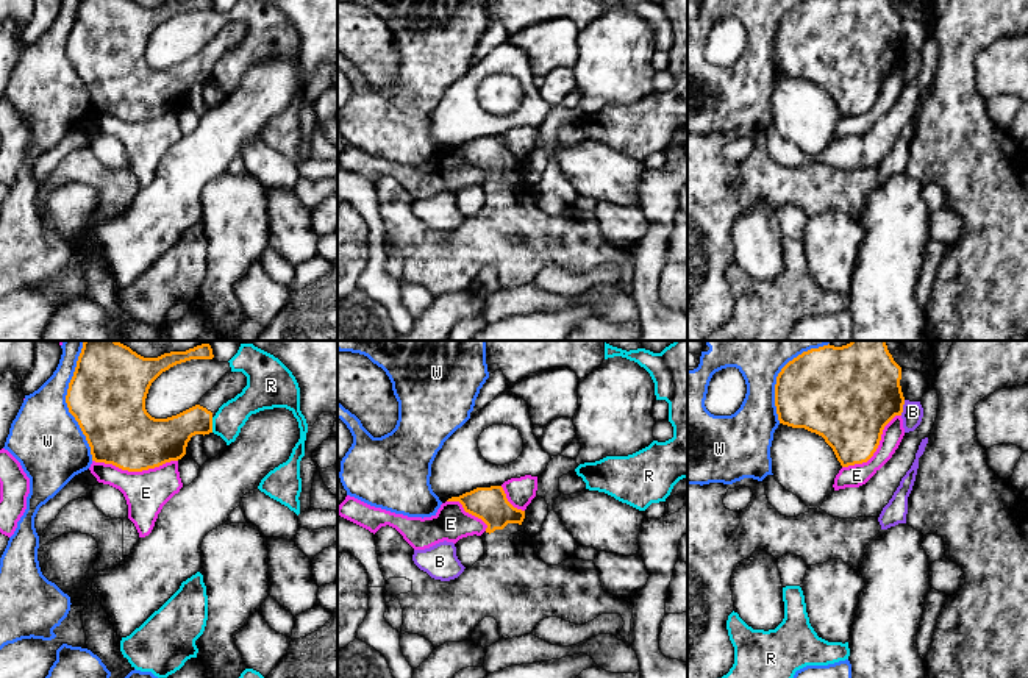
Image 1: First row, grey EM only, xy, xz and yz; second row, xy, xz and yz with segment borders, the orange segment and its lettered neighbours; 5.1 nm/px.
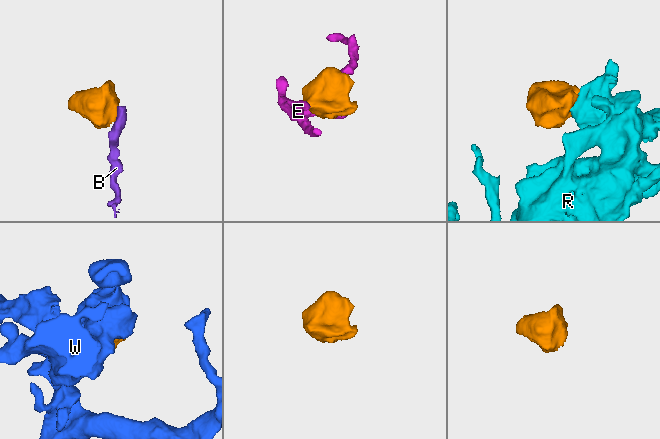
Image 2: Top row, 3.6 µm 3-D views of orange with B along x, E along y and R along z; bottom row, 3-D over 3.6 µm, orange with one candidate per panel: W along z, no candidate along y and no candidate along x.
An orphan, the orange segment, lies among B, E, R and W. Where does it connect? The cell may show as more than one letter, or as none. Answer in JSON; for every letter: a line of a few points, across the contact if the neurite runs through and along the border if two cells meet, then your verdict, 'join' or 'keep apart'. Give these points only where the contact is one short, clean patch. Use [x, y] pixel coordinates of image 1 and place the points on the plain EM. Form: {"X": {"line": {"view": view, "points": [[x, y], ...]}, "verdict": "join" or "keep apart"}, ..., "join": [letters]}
{"B": {"line": {"view": "yz", "points": [[905, 50], [900, 64]]}, "verdict": "keep apart"}, "E": {"verdict": "keep apart"}, "R": {"verdict": "keep apart"}, "W": {"verdict": "keep apart"}, "join": []}

